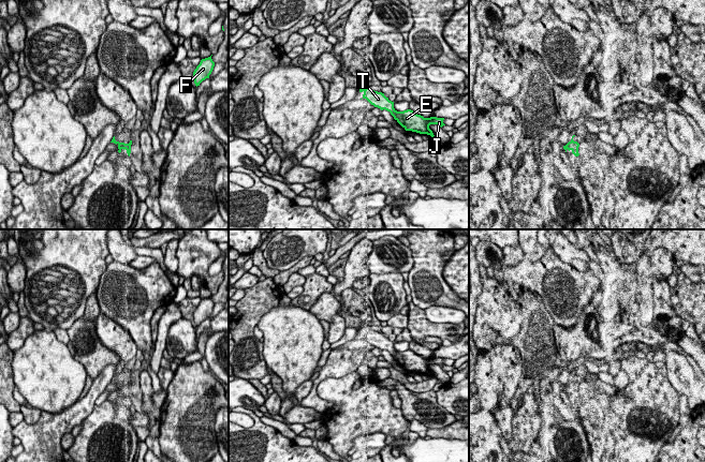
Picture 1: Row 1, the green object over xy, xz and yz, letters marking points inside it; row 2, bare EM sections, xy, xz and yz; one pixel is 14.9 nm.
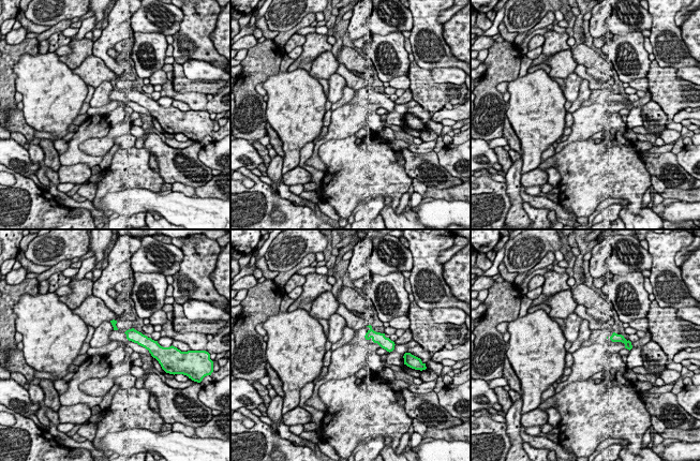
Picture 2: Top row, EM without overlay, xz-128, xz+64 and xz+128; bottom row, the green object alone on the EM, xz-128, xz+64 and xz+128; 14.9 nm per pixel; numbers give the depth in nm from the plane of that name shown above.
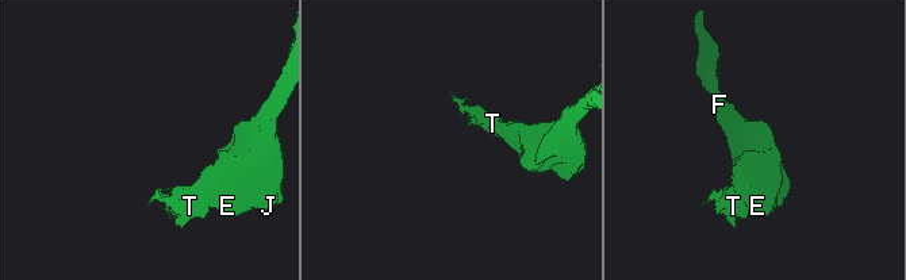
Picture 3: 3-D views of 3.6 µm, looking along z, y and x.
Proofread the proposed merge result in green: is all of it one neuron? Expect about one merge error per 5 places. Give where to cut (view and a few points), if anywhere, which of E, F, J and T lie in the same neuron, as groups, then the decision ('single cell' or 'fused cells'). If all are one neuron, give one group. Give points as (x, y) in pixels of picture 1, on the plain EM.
no cut; E F J T; single cell

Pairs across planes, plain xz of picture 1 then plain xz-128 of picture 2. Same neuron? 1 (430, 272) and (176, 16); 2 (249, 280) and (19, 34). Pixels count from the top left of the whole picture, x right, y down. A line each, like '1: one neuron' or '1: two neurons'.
1: two neurons
2: one neuron

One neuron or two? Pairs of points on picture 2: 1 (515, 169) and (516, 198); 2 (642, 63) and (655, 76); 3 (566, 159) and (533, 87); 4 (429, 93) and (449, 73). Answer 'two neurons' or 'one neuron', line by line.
1: one neuron
2: two neurons
3: two neurons
4: two neurons

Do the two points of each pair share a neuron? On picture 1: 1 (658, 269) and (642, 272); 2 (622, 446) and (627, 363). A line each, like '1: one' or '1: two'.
1: two
2: one

